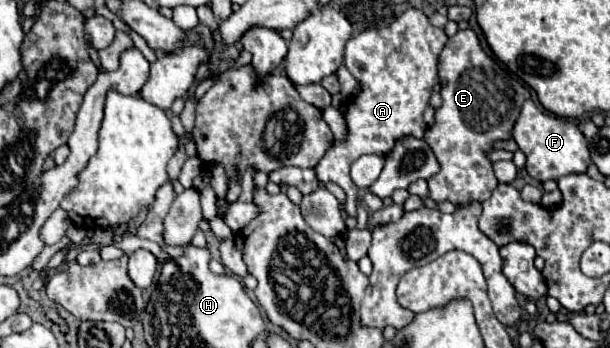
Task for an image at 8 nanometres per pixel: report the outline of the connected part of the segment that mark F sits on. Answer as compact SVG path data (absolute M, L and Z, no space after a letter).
M531 99L523 103L521 115L517 117L511 135L527 157L527 163L525 163L527 173L541 183L547 179L559 181L563 175L569 175L569 173L585 173L591 163L587 141L583 133L577 129L577 125L573 121L563 121L555 115L543 113Z

